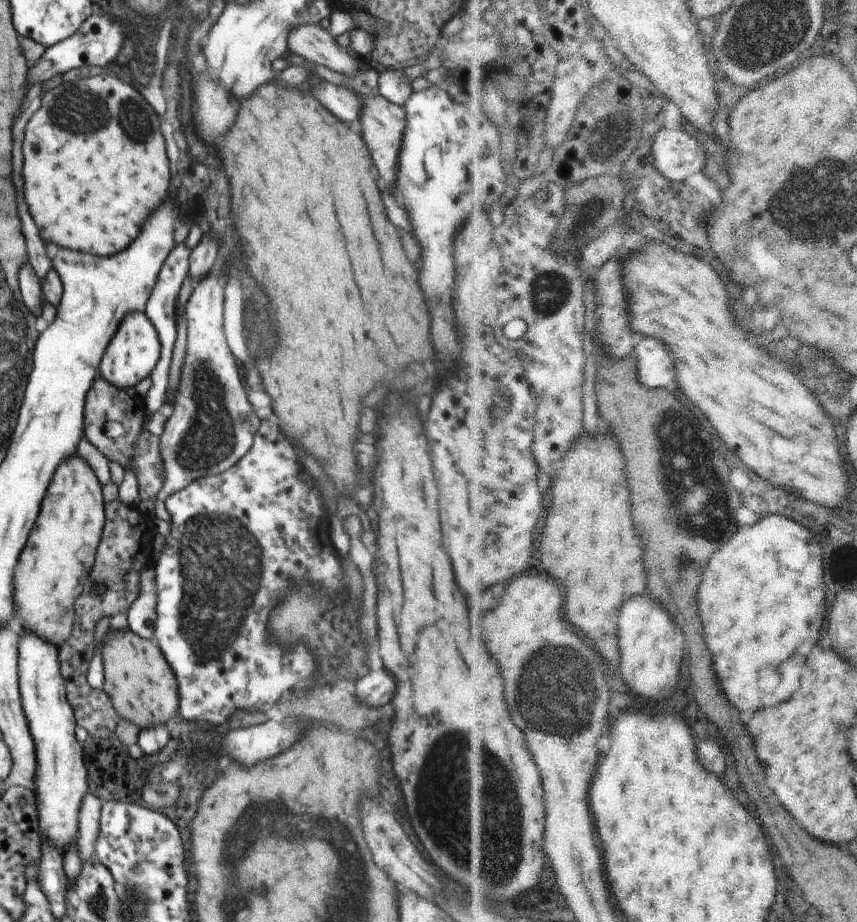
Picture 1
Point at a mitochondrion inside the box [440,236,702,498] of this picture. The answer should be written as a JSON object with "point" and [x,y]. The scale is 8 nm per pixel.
{"point":[549,291]}

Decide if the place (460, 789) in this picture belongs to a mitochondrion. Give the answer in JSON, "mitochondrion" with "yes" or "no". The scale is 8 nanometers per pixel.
{"mitochondrion":"yes"}

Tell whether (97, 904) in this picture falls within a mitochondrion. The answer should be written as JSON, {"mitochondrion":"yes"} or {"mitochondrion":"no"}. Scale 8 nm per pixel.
{"mitochondrion":"yes"}

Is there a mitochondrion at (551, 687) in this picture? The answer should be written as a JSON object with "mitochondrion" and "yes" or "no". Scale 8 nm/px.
{"mitochondrion":"yes"}

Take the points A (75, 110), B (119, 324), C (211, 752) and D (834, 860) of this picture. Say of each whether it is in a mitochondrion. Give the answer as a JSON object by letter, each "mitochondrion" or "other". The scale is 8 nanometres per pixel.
{"A":"mitochondrion","B":"other","C":"other","D":"other"}

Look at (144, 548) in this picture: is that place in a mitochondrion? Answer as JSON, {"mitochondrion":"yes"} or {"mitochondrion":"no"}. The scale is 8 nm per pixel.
{"mitochondrion":"no"}

